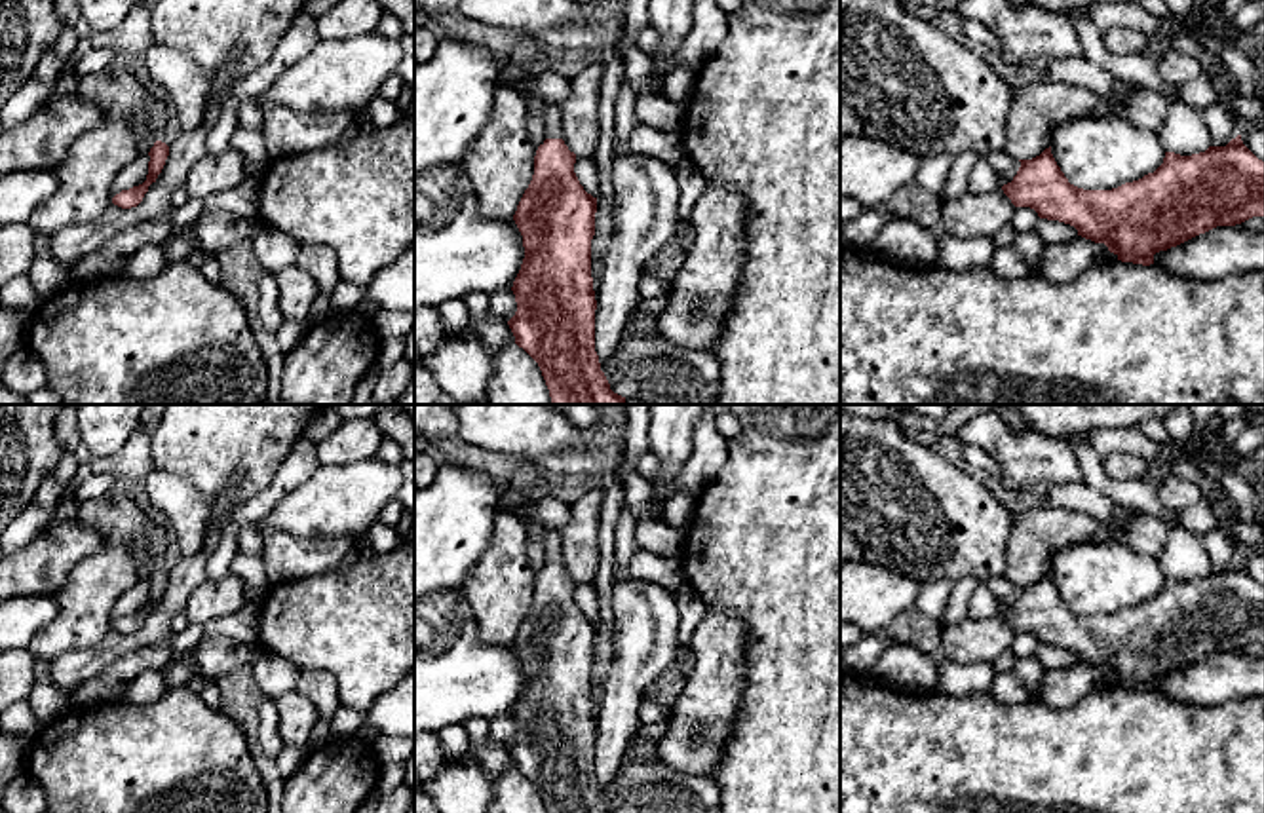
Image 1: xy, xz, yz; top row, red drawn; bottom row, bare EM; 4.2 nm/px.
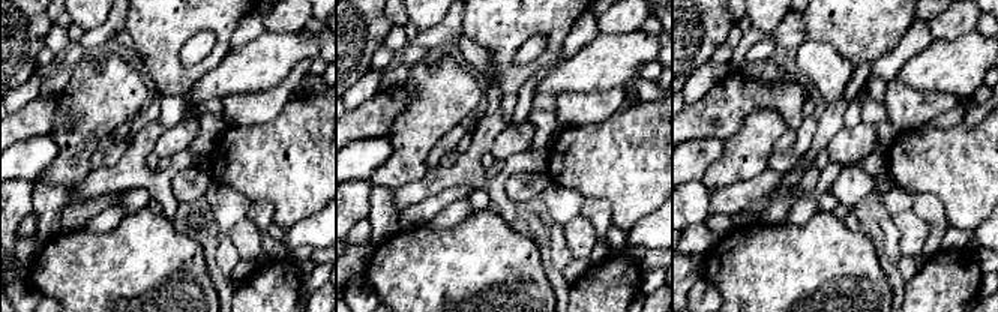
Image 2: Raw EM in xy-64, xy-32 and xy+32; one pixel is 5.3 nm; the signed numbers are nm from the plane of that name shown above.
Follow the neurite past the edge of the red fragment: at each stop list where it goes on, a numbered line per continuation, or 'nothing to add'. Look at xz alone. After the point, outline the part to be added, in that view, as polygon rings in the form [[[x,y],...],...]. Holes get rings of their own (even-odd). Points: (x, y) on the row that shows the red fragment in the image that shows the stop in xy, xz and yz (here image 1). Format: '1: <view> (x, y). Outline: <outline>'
1: xz (550, 113). Outline: [[[532,89],[523,93],[527,104],[534,108],[542,120],[547,139],[563,139],[563,125],[561,125],[561,108],[557,103],[549,103],[536,95]]]

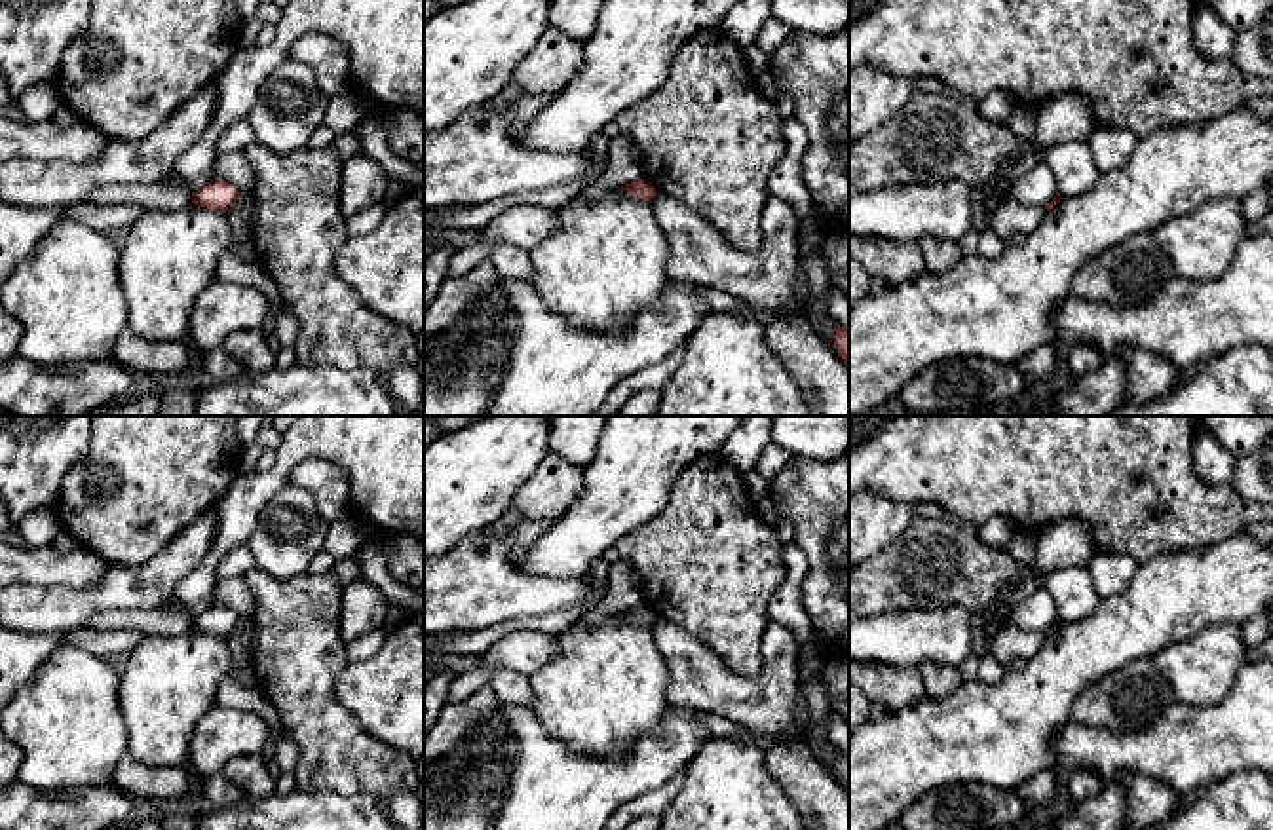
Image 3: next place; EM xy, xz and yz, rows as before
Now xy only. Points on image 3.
nothing to add

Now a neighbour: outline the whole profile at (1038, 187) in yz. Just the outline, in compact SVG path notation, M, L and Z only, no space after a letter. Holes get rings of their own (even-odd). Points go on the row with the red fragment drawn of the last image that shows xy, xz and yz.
M1045 161L1037 163L1009 188L1009 196L1015 201L1036 207L1045 207L1056 194L1056 177Z

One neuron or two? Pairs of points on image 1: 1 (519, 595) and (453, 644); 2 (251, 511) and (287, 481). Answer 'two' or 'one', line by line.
1: two
2: one

